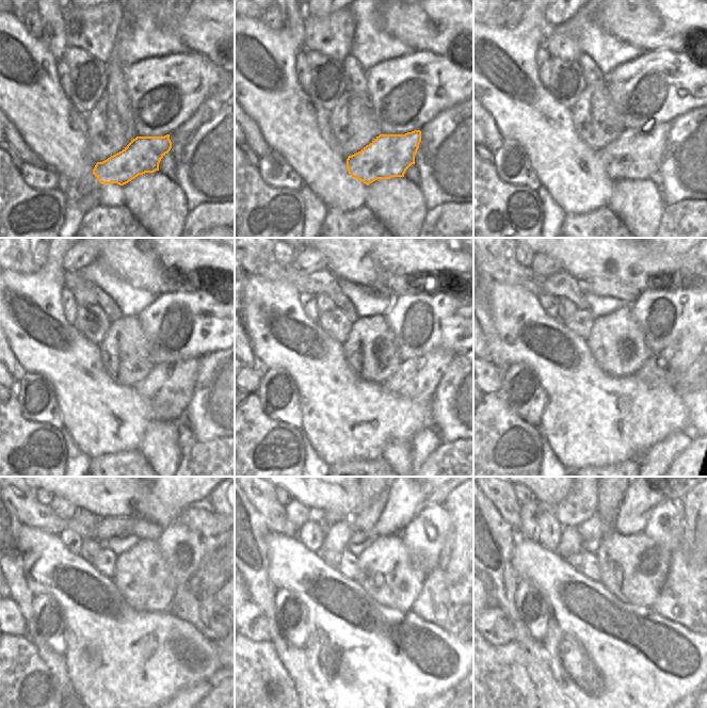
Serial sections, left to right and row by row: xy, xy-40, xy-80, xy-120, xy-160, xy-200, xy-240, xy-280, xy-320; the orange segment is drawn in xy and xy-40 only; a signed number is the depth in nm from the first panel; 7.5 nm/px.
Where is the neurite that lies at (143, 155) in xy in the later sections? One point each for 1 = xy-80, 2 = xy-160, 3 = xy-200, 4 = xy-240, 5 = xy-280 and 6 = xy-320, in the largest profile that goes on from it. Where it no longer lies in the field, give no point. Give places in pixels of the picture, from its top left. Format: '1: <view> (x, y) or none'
1: xy-80 (635, 155)
2: xy-160 (417, 379)
3: xy-200 (676, 359)
4: xy-240 (212, 575)
5: xy-280 (451, 560)
6: xy-320 (690, 544)

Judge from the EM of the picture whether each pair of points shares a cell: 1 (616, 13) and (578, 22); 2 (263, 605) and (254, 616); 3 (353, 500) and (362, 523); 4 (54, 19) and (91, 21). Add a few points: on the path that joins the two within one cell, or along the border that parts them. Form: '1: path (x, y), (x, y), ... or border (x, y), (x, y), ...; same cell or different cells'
1: border (598, 11), (598, 23), (609, 33); different cells
2: border (248, 598), (262, 613), (270, 632); different cells
3: border (359, 511), (352, 517); different cells
4: border (62, 11), (62, 26), (67, 44); different cells

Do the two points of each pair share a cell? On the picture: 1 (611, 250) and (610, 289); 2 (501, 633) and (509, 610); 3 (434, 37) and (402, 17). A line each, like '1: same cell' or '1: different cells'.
1: different cells
2: different cells
3: same cell

